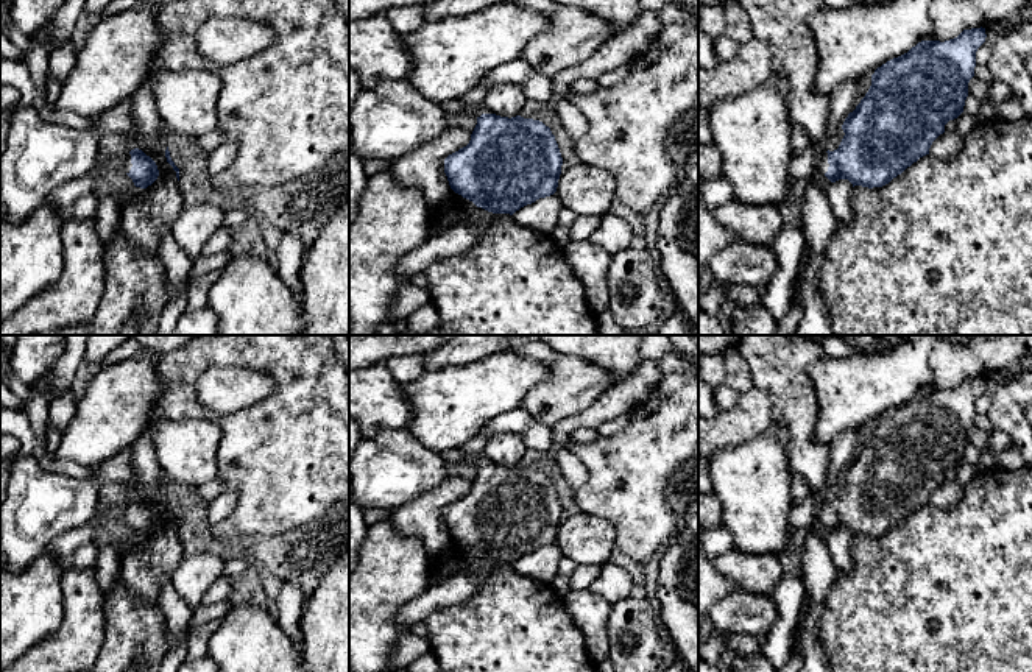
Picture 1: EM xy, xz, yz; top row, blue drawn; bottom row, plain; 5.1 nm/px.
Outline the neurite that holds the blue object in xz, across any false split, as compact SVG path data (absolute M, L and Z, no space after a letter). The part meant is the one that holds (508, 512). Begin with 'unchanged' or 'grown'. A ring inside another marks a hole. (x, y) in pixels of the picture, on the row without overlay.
grown; M483 455L472 460L477 474L466 496L444 508L451 538L493 563L513 564L521 557L557 541L563 507L550 477L539 469L500 466Z

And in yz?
grown; M981 376L963 379L945 391L921 390L878 416L868 441L842 474L845 485L839 497L828 499L817 508L815 524L823 524L831 532L848 529L853 536L882 536L929 504L932 491L945 482L945 474L963 462L968 432L974 426L976 401L985 387L985 377Z

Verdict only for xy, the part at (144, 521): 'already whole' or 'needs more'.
needs more

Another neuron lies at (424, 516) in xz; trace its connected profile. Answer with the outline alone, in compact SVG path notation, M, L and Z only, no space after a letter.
M447 477L438 486L393 511L391 522L394 529L402 536L419 538L427 552L427 558L436 558L454 544L444 522L444 508L466 496L471 483L472 480L465 477Z

